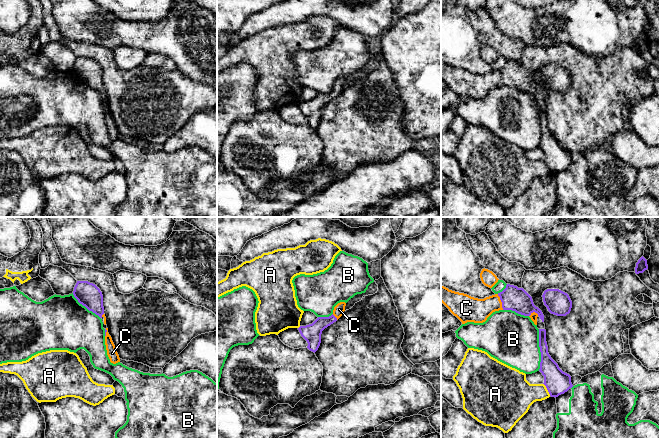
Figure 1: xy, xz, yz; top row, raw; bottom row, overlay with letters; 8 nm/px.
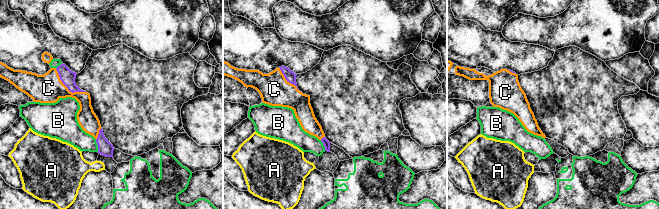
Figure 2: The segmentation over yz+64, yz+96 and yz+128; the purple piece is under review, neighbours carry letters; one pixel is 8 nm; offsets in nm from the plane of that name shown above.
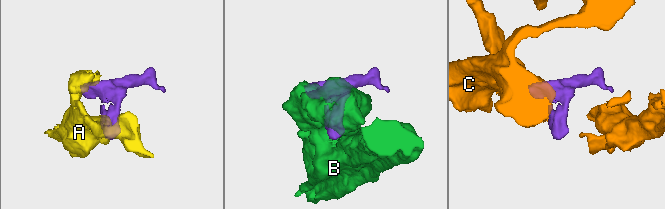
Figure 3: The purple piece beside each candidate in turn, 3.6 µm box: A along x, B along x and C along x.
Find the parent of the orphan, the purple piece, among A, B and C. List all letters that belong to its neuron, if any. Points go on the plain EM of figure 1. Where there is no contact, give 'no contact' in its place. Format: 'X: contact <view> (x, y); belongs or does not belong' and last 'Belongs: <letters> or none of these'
A: contact yz (547, 165); does not belong
B: contact yz (540, 126); does not belong
C: contact yz (501, 77); belongs
Belongs: C

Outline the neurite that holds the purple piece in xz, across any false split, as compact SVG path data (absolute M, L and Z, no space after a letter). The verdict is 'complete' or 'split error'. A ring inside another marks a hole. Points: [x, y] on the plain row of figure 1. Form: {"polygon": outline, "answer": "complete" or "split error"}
{"polygon": "M345 78L338 79L333 86L333 90L329 93L318 93L312 100L306 102L300 102L298 104L301 112L307 117L307 124L316 128L321 119L322 107L336 98L345 87Z", "answer": "split error"}

